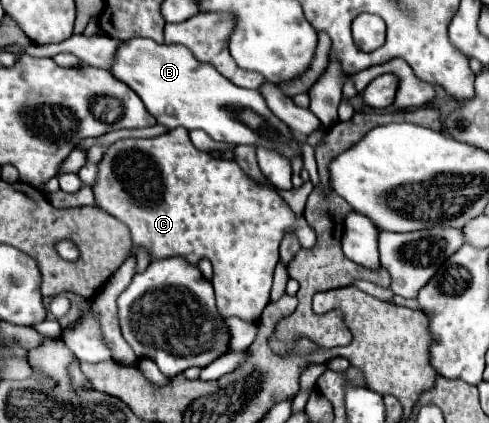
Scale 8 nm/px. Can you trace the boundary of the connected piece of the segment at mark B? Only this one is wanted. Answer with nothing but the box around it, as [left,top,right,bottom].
[112,37,302,161]

